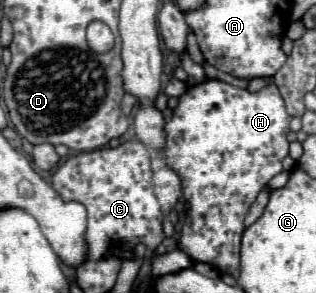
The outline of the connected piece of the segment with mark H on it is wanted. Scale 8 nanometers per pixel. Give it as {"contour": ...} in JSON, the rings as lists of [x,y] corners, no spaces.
{"contour":[[[205,79],[179,97],[173,119],[165,125],[163,155],[167,167],[181,177],[183,197],[189,204],[177,247],[193,261],[239,277],[243,219],[259,191],[283,171],[283,159],[289,155],[289,121],[291,115],[277,85],[251,93]]]}

